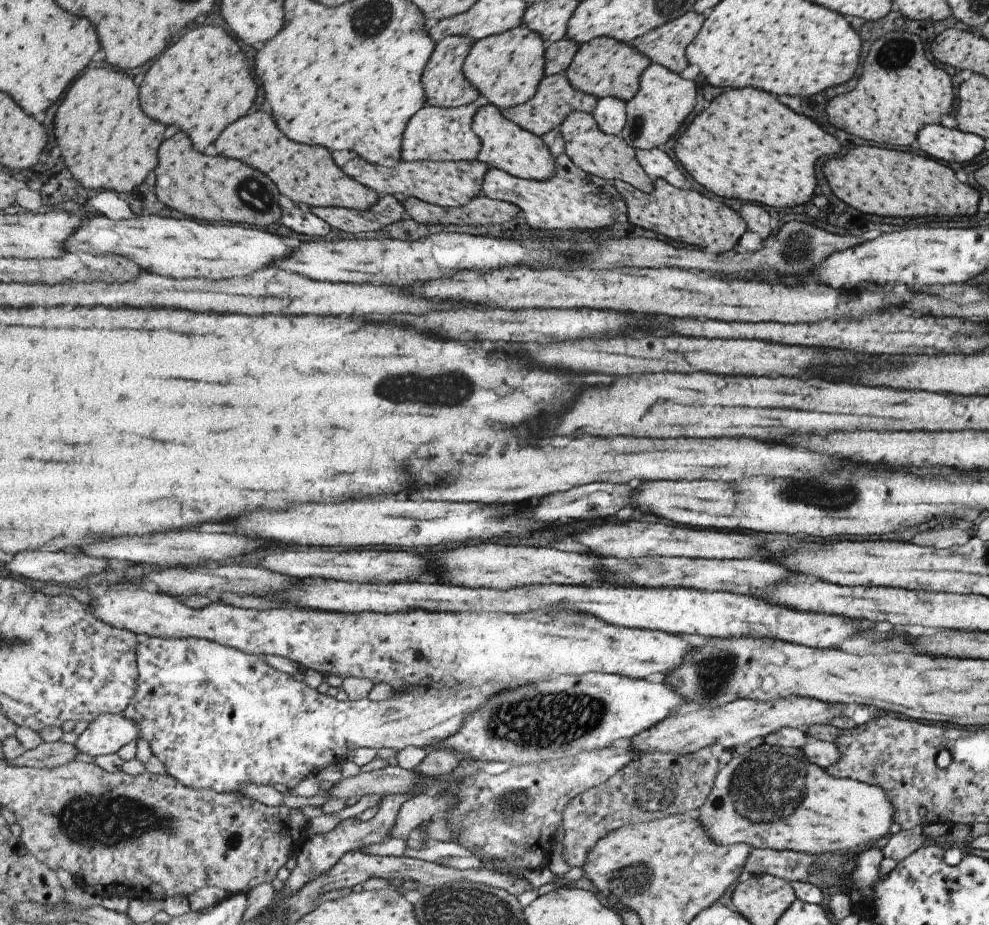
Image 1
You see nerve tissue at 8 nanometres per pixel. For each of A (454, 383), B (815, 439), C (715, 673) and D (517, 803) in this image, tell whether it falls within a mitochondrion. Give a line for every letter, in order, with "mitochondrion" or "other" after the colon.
A: mitochondrion
B: other
C: mitochondrion
D: mitochondrion

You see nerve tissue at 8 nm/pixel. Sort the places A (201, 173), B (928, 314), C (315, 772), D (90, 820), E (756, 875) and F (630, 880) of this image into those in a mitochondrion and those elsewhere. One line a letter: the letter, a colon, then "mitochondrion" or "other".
A: other
B: other
C: other
D: mitochondrion
E: other
F: mitochondrion

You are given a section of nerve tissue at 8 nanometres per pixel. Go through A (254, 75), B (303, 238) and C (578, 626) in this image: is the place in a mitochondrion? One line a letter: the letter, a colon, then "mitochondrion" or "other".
A: other
B: other
C: mitochondrion

